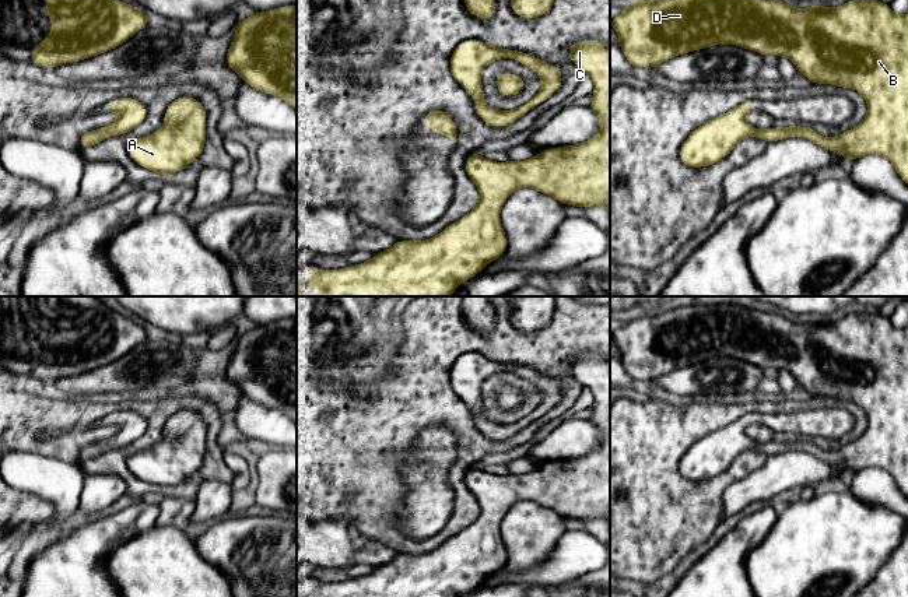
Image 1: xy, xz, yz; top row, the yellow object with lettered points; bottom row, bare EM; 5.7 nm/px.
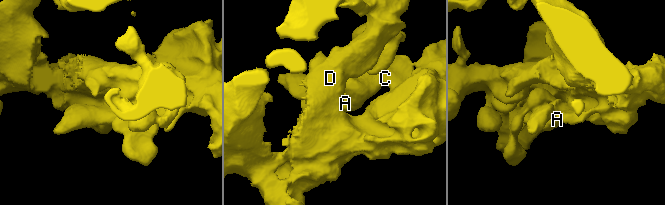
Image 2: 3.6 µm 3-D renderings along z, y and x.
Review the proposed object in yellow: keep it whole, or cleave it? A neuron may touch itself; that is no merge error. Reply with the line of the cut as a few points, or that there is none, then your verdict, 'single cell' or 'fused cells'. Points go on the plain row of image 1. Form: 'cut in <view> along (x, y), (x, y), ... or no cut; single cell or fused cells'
no cut; single cell

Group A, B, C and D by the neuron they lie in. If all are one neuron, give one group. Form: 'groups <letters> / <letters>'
groups A B C D

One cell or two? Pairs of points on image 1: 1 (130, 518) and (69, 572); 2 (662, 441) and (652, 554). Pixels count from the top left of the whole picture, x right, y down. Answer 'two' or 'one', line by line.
1: one
2: one

